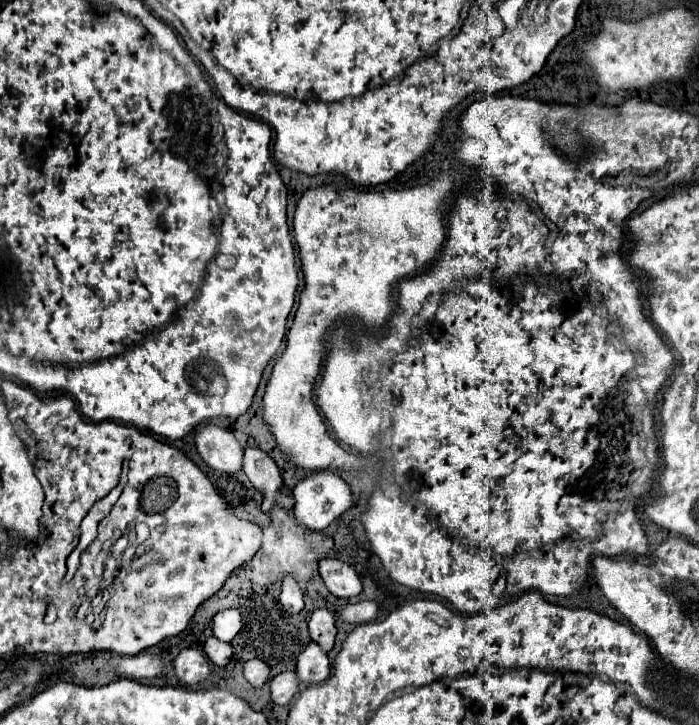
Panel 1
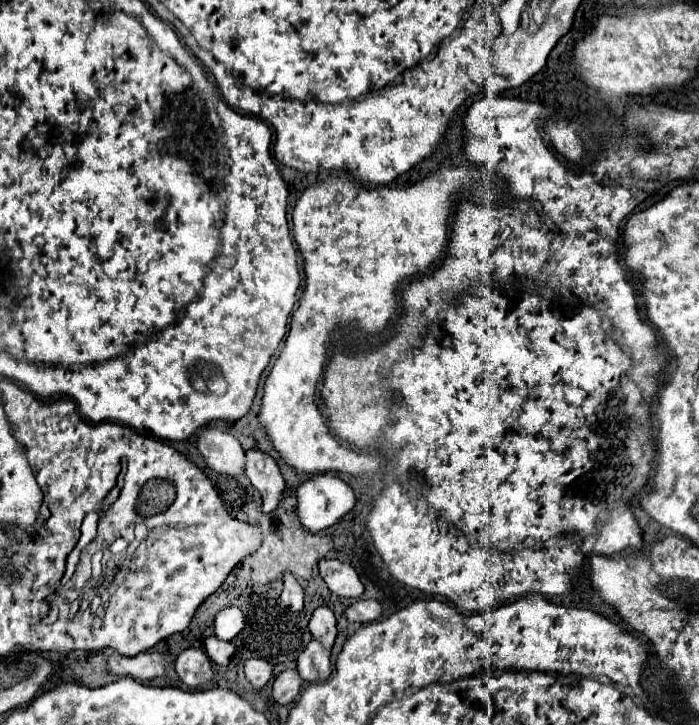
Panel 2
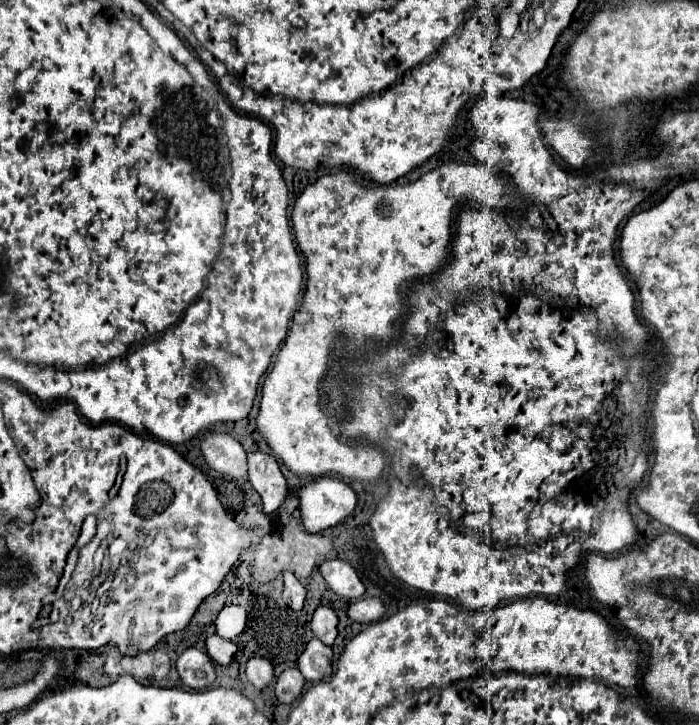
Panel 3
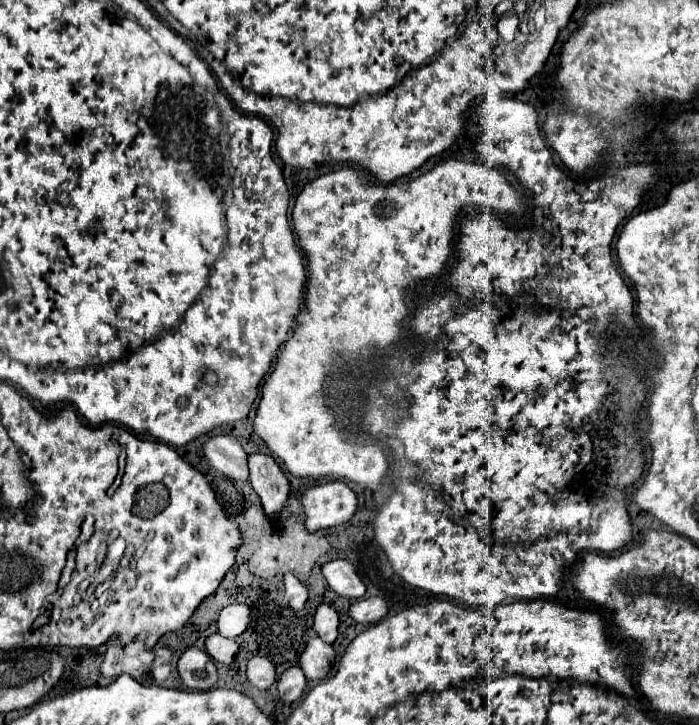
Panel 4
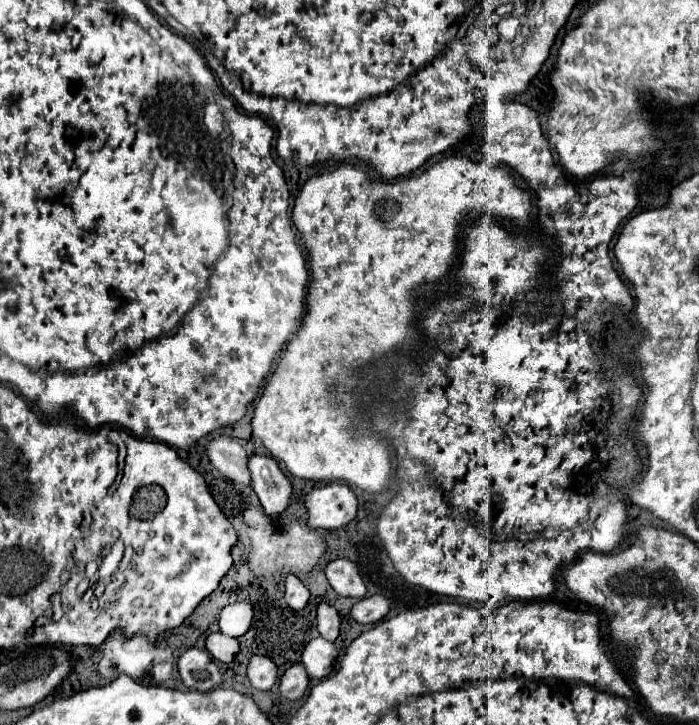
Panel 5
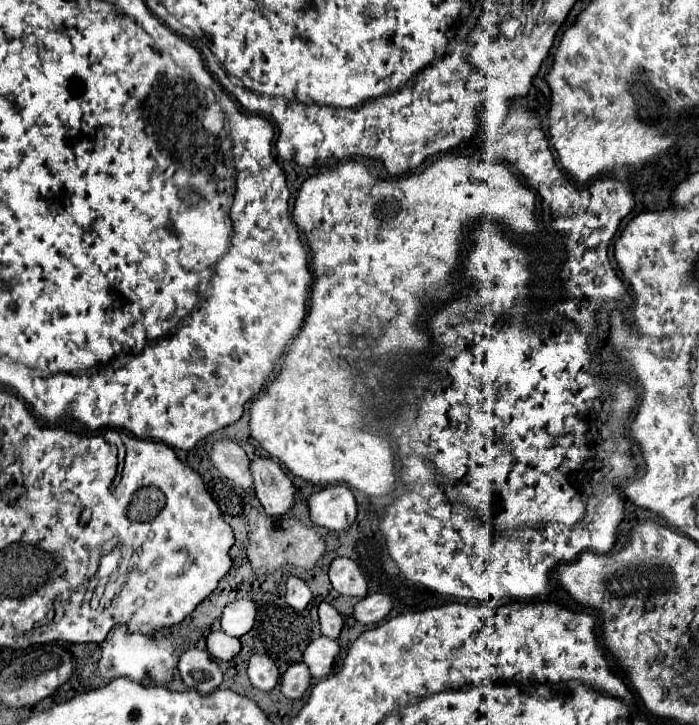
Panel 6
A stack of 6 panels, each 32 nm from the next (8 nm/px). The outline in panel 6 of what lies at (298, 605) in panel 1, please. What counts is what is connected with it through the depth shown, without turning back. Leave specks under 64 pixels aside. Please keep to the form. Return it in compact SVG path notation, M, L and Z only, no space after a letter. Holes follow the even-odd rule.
M290 576L286 582L286 602L294 610L304 610L310 600L312 600L312 592L306 586L306 582L296 578L296 576Z

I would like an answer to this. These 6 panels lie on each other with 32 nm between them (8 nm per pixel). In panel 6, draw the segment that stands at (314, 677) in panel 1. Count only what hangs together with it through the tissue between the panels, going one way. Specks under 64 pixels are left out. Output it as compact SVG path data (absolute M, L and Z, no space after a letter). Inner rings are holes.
M320 636L318 640L310 642L304 650L304 664L310 668L310 674L316 678L328 676L334 670L334 662L340 654L338 640L328 636Z

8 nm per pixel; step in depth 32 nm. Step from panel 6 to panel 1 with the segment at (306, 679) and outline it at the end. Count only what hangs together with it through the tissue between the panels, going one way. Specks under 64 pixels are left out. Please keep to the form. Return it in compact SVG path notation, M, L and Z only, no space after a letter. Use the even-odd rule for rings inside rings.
M282 672L278 676L272 678L270 682L270 690L272 690L272 700L280 706L290 704L290 700L296 696L300 686L300 680L296 676L296 672Z

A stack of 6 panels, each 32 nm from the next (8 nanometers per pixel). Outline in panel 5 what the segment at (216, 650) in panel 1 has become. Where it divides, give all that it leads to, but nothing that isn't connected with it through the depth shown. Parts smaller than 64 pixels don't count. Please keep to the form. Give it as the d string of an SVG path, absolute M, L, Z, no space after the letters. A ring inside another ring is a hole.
M214 632L208 636L206 640L206 648L208 652L212 654L214 660L220 660L220 662L232 662L232 658L238 654L240 650L240 644L236 638L230 638L222 632Z

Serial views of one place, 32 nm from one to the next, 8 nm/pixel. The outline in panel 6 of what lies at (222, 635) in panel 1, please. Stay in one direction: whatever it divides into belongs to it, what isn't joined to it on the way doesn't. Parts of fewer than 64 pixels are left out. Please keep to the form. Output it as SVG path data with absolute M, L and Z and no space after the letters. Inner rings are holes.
M242 598L228 604L222 612L222 630L236 638L244 636L256 622L256 610L258 606L250 598Z

